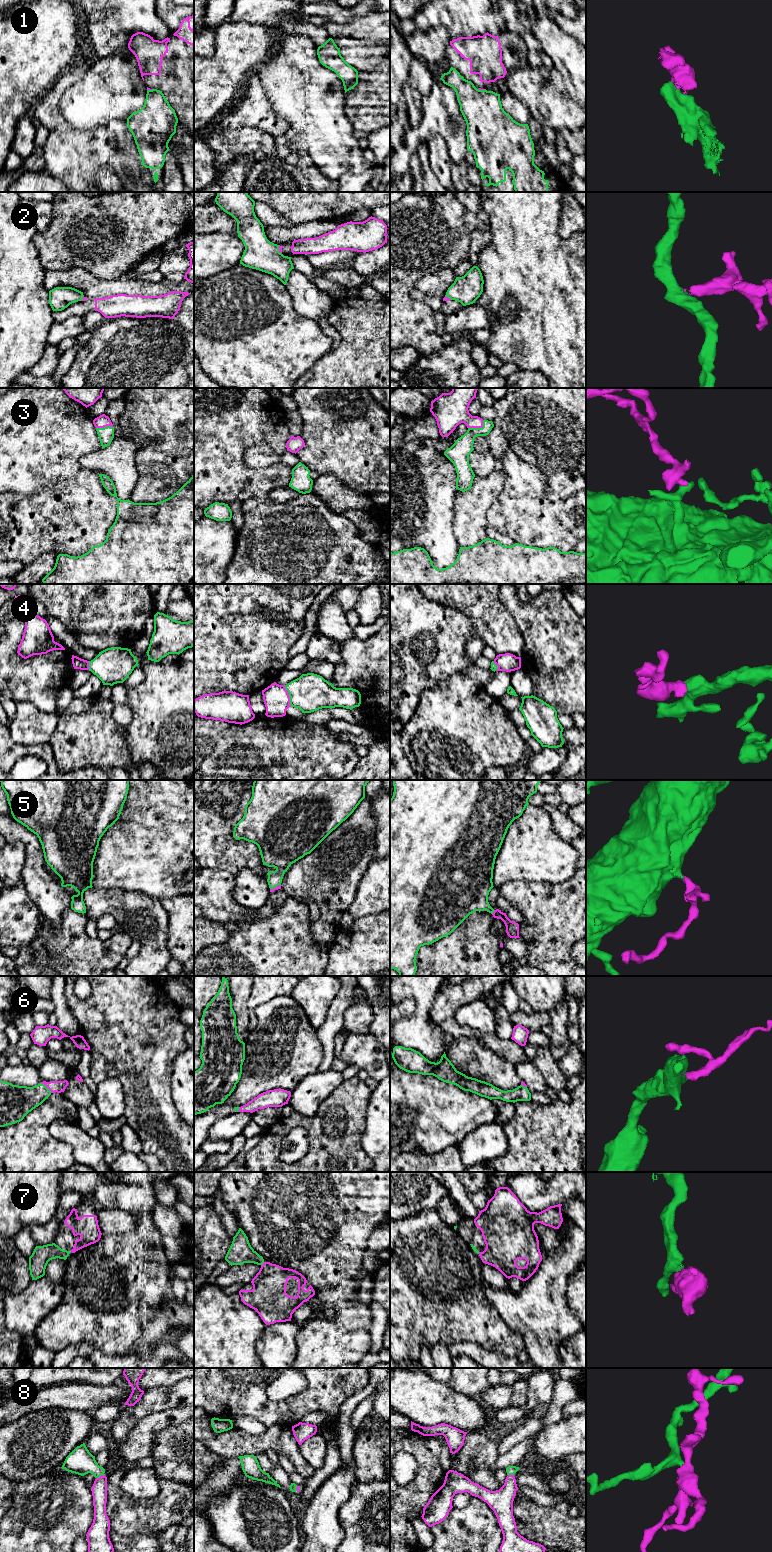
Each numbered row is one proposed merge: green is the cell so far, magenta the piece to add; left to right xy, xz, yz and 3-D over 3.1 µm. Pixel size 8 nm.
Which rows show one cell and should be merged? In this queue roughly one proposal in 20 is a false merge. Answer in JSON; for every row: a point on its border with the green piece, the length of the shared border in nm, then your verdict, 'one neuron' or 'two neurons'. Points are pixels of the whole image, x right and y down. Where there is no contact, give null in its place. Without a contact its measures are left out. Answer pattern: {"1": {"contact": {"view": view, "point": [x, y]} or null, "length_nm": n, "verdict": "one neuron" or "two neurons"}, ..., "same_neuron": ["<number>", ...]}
{"1": {"contact": {"view": "yz", "point": [482, 90]}, "length_nm": 60, "verdict": "two neurons"}, "2": {"contact": {"view": "xz", "point": [278, 249]}, "length_nm": 80, "verdict": "two neurons"}, "3": {"contact": {"view": "yz", "point": [478, 428]}, "length_nm": 140, "verdict": "one neuron"}, "4": {"contact": {"view": "xz", "point": [289, 696]}, "length_nm": 190, "verdict": "one neuron"}, "5": {"contact": {"view": "yz", "point": [492, 912]}, "length_nm": 40, "verdict": "one neuron"}, "6": {"contact": {"view": "xy", "point": [46, 1087]}, "length_nm": 120, "verdict": "one neuron"}, "7": {"contact": {"view": "xz", "point": [262, 1264]}, "length_nm": 40, "verdict": "one neuron"}, "8": {"contact": {"view": "xy", "point": [99, 1476]}, "length_nm": 70, "verdict": "one neuron"}, "same_neuron": ["3", "4", "5", "6", "7", "8"]}

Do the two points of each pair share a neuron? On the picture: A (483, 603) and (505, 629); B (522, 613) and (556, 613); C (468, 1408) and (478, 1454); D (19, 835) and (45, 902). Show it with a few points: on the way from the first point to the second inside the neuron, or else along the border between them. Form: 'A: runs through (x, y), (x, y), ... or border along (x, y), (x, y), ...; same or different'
A: runs through (485, 609), (499, 623); same
B: runs through (530, 613), (548, 613); same
C: border along (476, 1430), (471, 1430), (467, 1433); different
D: runs through (33, 849), (34, 877), (39, 884); same

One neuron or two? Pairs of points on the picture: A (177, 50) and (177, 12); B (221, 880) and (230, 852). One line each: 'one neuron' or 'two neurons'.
A: two neurons
B: two neurons

